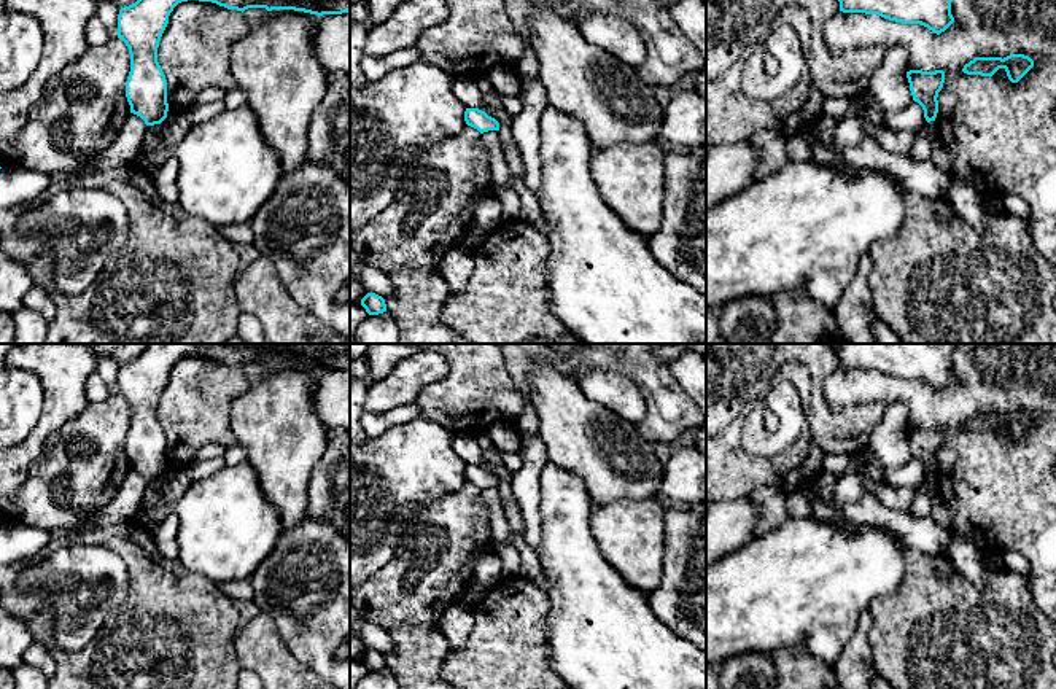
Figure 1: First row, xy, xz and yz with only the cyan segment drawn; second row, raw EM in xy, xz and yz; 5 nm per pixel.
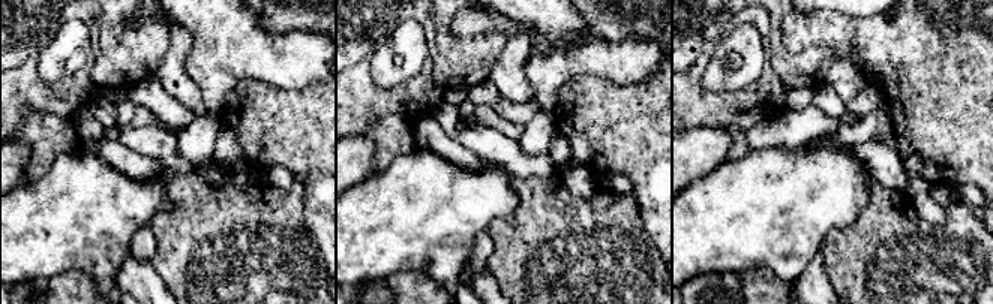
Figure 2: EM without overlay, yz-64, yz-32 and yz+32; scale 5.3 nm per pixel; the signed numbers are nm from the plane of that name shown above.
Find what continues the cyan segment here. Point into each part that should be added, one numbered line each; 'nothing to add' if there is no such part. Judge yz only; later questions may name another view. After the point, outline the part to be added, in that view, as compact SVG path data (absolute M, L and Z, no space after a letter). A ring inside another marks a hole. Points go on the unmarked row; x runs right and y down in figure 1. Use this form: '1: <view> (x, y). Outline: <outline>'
nothing to add

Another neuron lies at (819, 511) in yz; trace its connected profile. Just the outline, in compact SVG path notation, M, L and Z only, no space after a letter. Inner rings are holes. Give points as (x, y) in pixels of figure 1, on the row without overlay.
M813 485L800 487L797 493L803 495L809 501L811 519L830 524L835 528L848 528L848 520L841 514L832 511L822 500L819 500Z

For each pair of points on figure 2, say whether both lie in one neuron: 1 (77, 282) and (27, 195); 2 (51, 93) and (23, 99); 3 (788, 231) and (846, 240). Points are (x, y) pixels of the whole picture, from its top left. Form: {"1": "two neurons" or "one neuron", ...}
{"1": "two neurons", "2": "one neuron", "3": "two neurons"}

